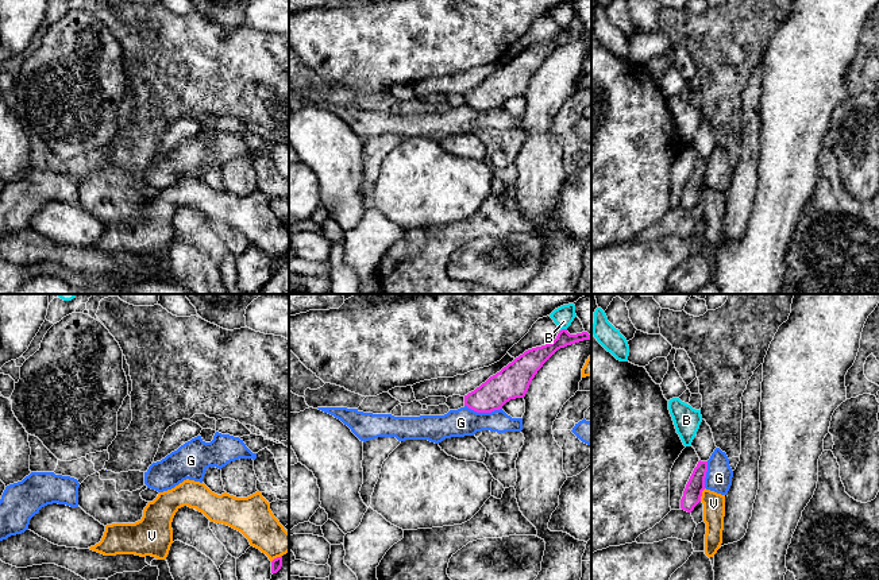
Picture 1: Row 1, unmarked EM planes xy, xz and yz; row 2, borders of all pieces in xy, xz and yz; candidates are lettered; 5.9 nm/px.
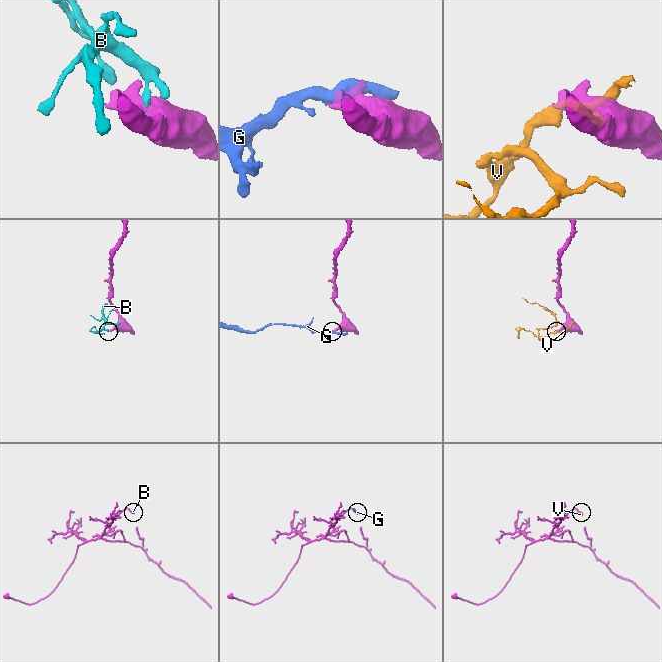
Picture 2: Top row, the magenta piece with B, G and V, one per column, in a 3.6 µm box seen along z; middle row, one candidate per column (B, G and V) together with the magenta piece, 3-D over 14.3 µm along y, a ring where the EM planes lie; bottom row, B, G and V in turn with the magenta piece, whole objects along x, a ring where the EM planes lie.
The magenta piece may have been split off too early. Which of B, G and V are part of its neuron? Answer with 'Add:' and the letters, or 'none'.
Add: none

